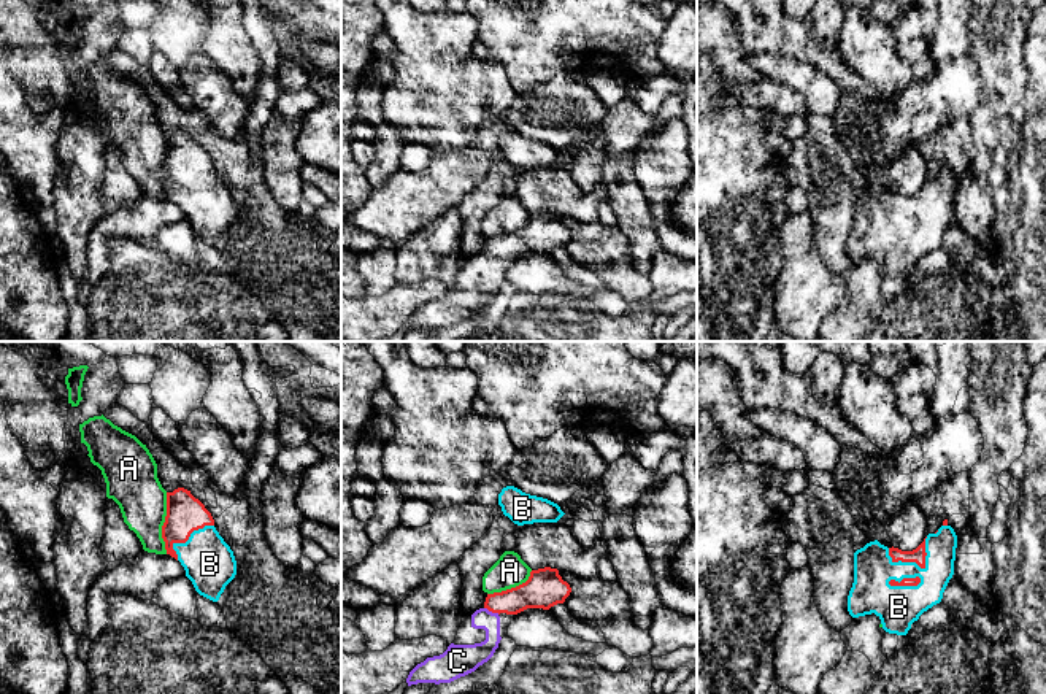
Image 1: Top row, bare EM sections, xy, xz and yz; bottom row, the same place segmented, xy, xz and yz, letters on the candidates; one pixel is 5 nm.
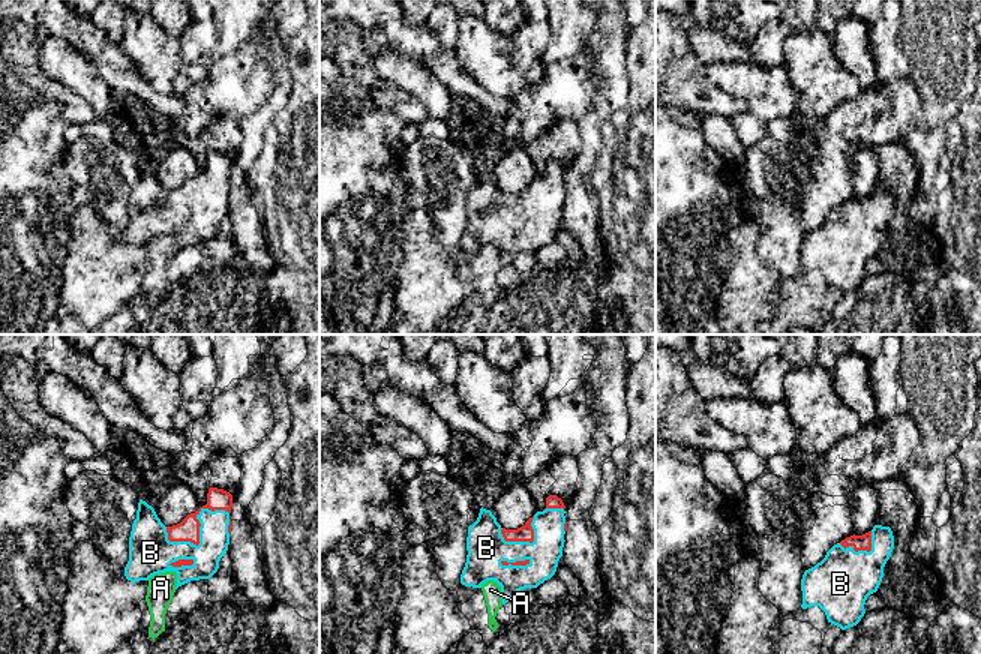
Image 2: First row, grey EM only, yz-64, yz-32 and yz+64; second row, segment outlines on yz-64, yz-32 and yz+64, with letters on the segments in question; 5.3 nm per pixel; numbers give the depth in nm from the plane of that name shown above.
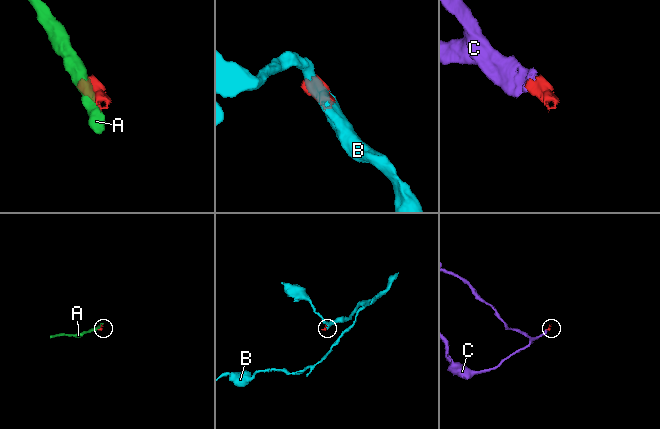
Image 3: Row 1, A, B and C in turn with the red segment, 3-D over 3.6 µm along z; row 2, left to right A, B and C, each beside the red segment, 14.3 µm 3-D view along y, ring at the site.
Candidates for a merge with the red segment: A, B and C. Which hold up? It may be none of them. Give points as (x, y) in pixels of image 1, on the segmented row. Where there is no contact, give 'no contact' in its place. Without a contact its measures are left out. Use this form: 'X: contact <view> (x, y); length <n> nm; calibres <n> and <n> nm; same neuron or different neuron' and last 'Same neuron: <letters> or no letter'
A: contact xy (164, 523); length 320 nm; calibres 190 and 260 nm; different neuron
B: contact yz (903, 561); length 220 nm; calibres 70 and 220 nm; same neuron
C: contact xz (492, 612); length 90 nm; calibres 160 and 120 nm; same neuron
Same neuron: B, C

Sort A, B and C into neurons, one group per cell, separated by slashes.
A / B C

